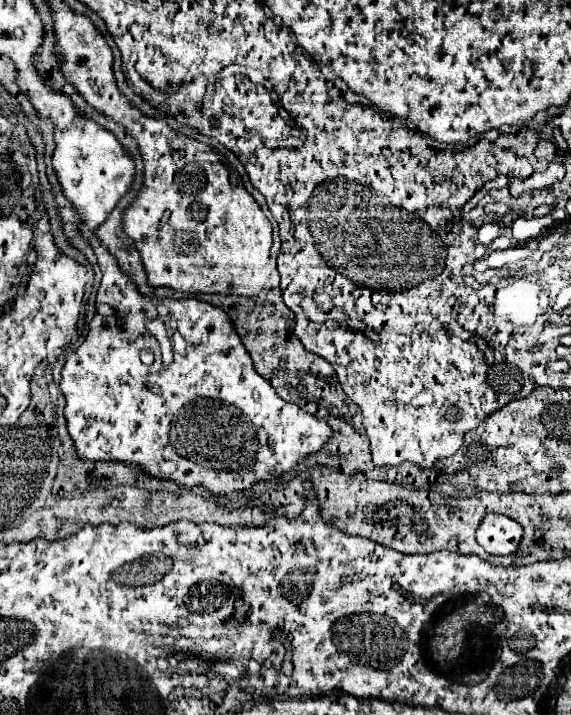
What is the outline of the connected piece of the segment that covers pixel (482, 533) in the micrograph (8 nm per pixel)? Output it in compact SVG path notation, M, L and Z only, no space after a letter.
M487 515L477 527L477 543L491 555L515 553L521 535L521 525L505 515Z

